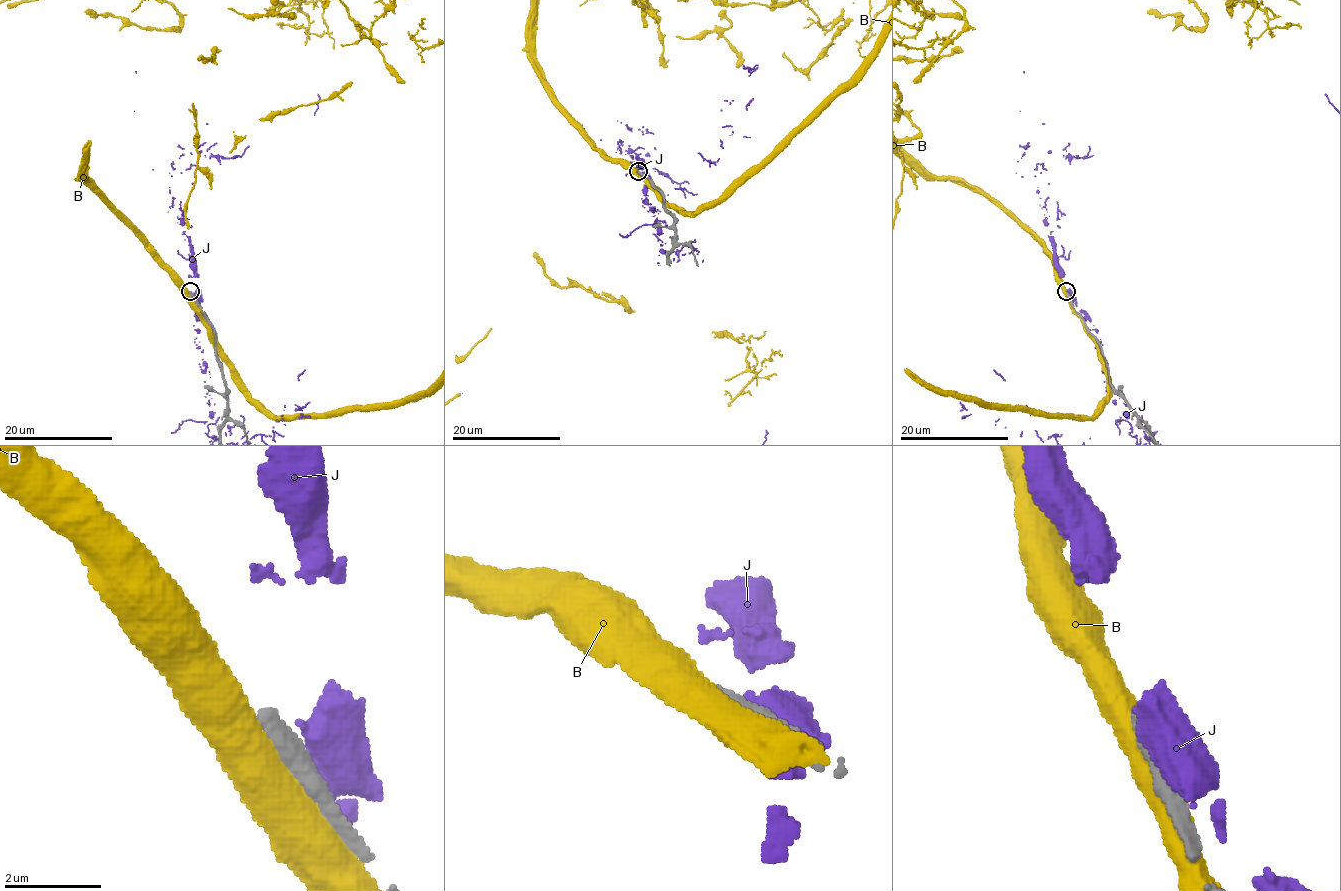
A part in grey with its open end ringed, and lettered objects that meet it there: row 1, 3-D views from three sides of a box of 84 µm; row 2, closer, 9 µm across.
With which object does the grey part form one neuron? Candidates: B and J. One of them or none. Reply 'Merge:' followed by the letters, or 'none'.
Merge: none

